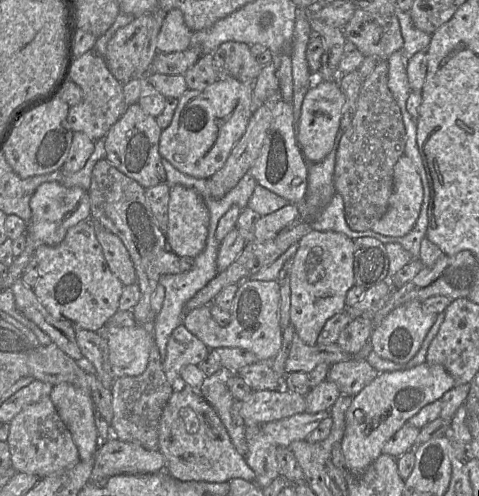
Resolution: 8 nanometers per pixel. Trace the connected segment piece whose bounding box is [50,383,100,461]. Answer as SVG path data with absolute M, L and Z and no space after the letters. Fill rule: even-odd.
M68 383L53 386L50 398L71 432L82 461L95 458L100 438L95 425L95 407L90 393Z

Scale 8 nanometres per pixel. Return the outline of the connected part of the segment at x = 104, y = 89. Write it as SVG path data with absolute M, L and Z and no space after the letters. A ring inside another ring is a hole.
M93 49L75 57L69 79L82 90L82 100L69 108L67 122L73 132L83 132L92 140L104 138L108 130L124 114L128 105L121 84L110 72L103 56Z

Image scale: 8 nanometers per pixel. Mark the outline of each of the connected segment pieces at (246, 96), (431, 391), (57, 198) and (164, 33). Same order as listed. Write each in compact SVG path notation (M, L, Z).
M217 80L204 90L187 90L179 99L171 124L161 132L159 153L180 172L209 179L220 170L244 135L252 117L253 84Z
M424 362L411 369L380 372L357 395L346 412L345 431L341 450L346 468L353 475L360 475L383 452L384 444L424 406L440 400L455 387L453 377L439 364Z
M44 182L38 186L30 199L31 219L27 222L26 245L23 252L14 258L8 267L8 276L5 279L5 289L11 289L22 273L36 247L40 244L57 246L64 239L68 229L81 221L91 218L90 199L88 191L80 187L65 187L58 182Z
M179 9L166 12L157 37L158 52L170 54L188 49L191 46L192 32Z

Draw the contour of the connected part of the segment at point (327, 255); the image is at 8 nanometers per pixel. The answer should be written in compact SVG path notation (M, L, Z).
M311 230L298 242L290 278L290 323L307 345L317 344L326 321L347 308L346 294L355 285L353 251L353 240L341 232Z

